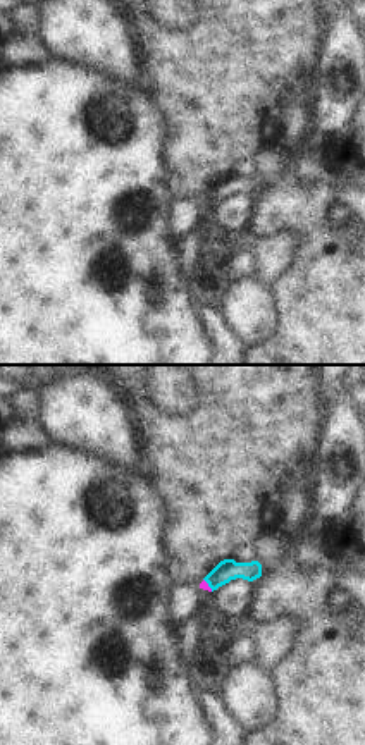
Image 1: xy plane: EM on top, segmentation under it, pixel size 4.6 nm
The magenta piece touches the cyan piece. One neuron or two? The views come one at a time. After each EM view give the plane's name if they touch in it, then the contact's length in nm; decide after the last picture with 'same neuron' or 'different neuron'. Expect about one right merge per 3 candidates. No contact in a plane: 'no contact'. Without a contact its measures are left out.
xy | 80 nm

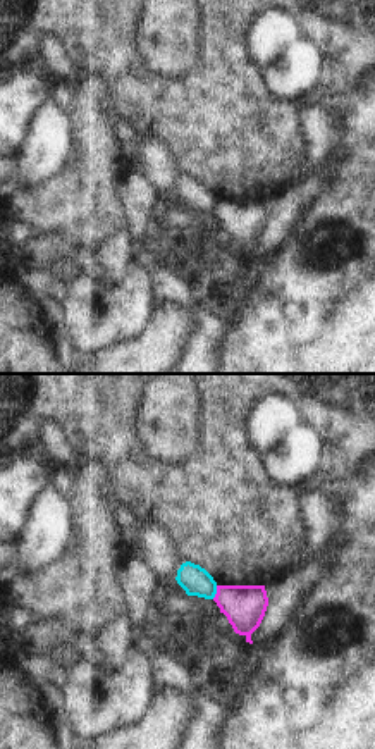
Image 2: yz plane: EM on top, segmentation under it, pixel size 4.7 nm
yz | 70 nm

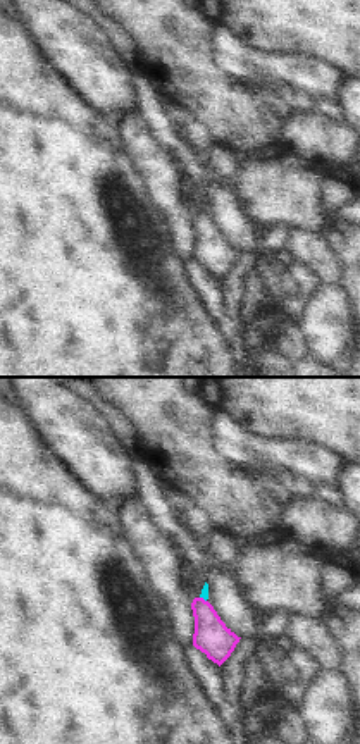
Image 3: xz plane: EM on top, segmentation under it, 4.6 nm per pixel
xz | 40 nm

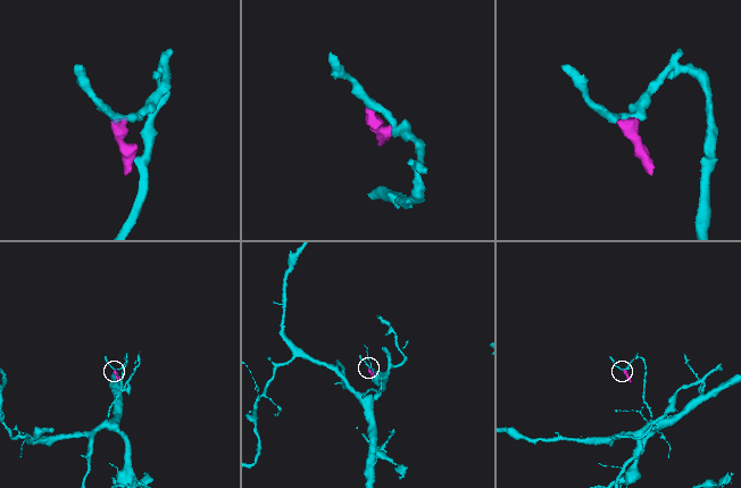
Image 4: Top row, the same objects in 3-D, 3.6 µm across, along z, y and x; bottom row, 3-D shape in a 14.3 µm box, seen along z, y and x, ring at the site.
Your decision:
different neuron

